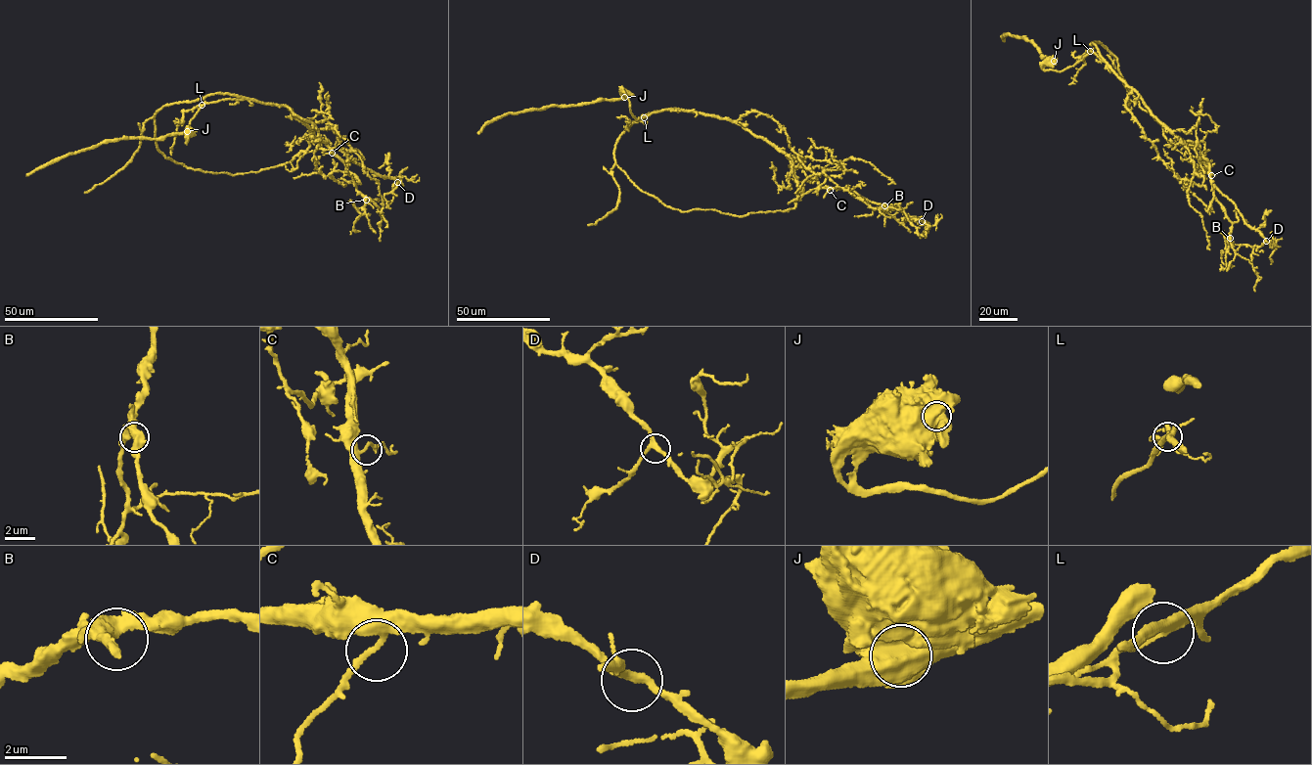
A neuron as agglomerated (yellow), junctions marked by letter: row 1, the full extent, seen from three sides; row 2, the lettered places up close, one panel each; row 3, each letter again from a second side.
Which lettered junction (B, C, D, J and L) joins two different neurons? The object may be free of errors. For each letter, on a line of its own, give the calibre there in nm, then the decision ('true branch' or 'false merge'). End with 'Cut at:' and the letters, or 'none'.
B: 440 nm | true branch
C: 260 nm | true branch
D: 260 nm | true branch
J: 1000 nm | false merge
L: 240 nm | true branch
Cut at: J

